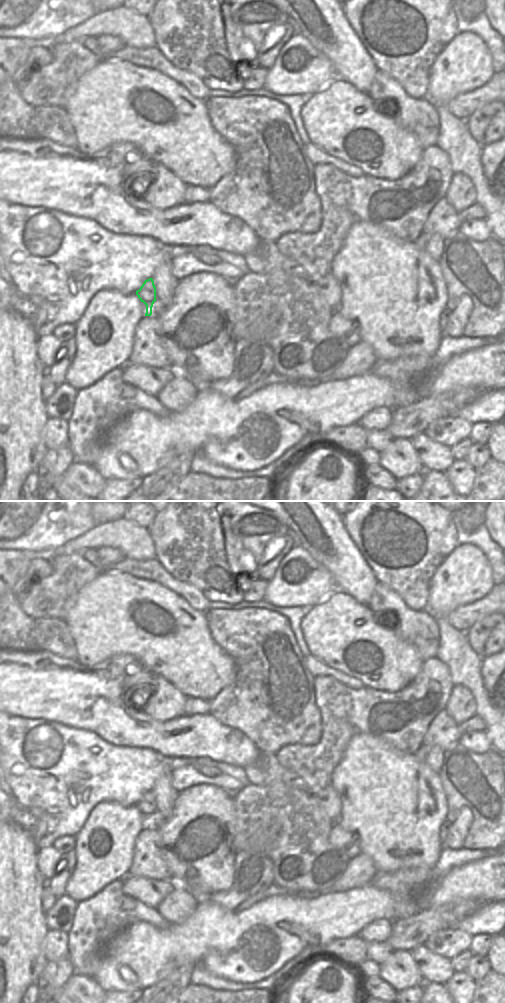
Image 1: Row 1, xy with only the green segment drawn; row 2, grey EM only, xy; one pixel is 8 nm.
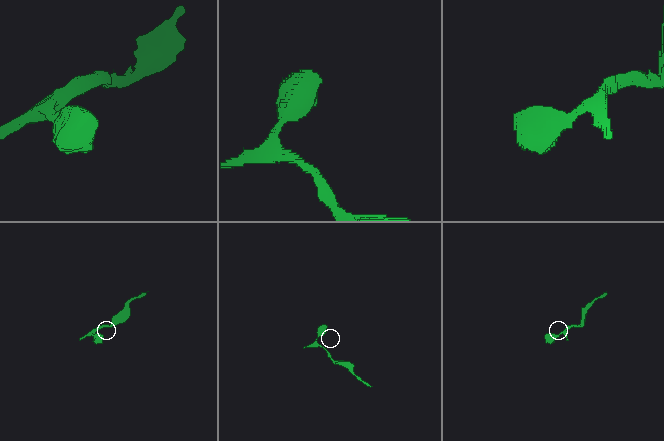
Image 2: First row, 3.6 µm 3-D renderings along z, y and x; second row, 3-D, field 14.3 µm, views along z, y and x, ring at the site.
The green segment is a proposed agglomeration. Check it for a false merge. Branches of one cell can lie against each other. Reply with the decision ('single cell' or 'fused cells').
single cell

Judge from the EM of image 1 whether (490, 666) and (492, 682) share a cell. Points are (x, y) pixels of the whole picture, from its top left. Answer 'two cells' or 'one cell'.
one cell

